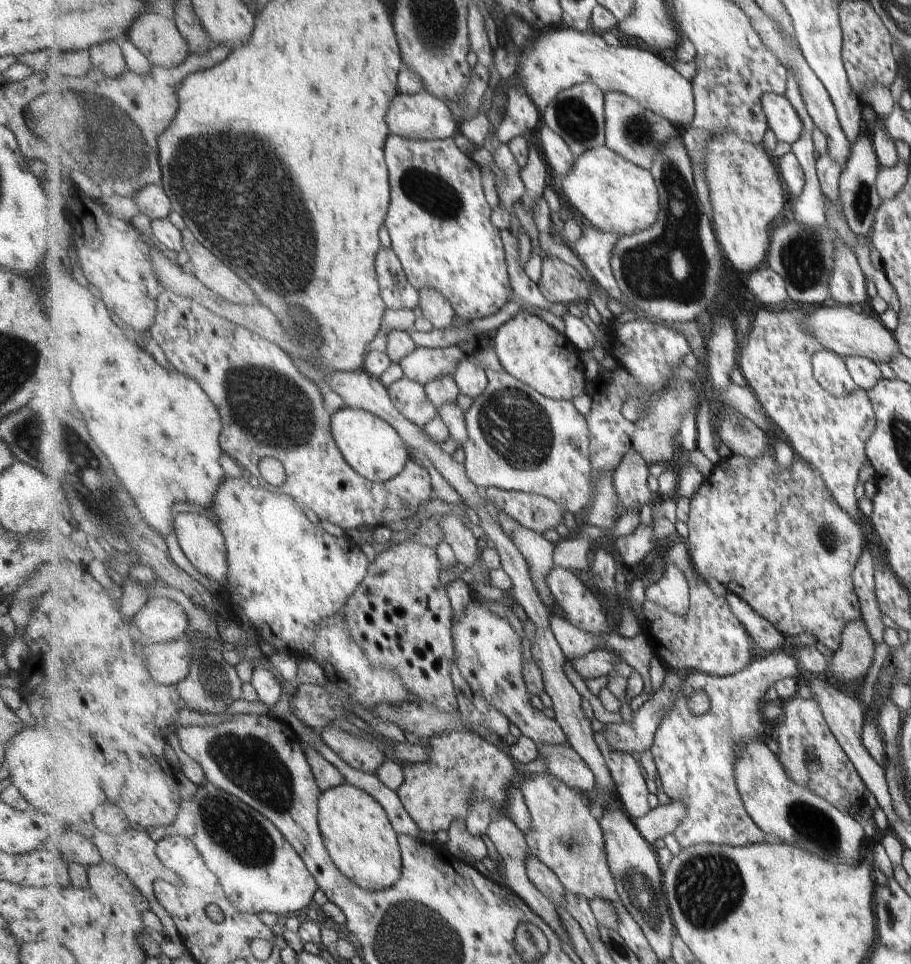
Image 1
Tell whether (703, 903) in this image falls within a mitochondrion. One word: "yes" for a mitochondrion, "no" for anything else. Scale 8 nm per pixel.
yes

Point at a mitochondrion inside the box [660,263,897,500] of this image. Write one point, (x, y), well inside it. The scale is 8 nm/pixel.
(741, 430)

